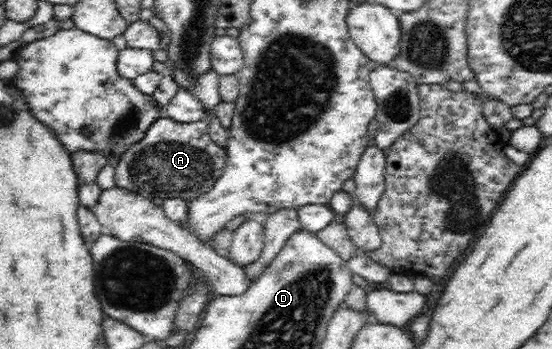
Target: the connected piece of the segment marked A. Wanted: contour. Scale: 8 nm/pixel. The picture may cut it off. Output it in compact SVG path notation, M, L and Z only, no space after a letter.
M166 116L158 118L147 129L145 136L139 142L133 142L131 146L120 154L118 161L114 161L115 187L136 193L146 199L161 202L172 198L183 200L195 200L198 196L207 193L220 178L227 162L226 149L220 147L207 133L208 122L206 119L192 124L180 124Z

